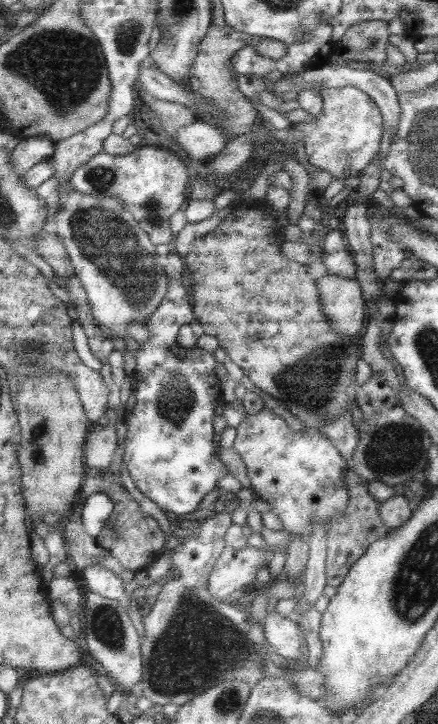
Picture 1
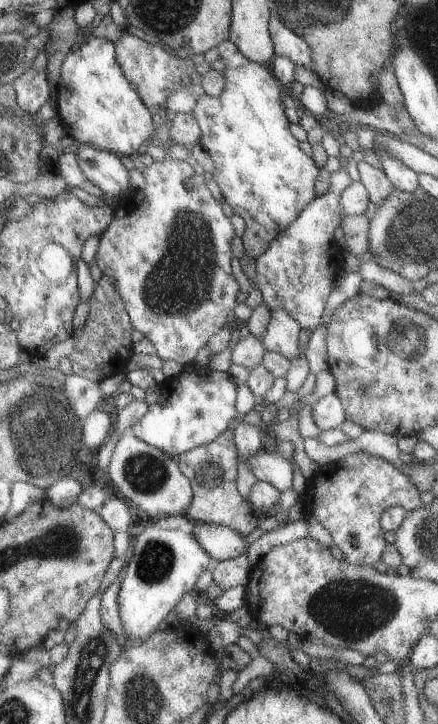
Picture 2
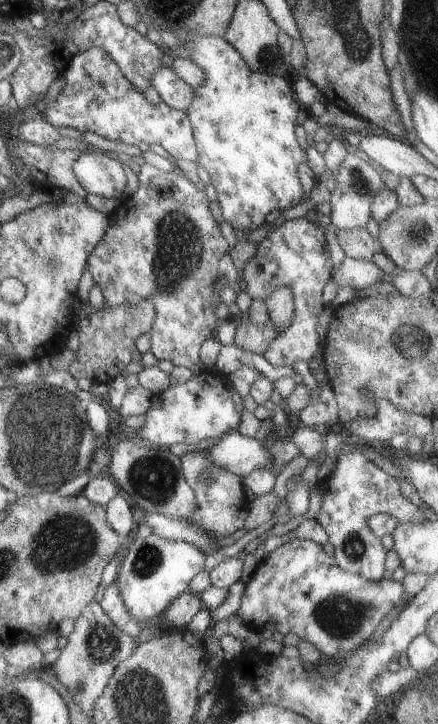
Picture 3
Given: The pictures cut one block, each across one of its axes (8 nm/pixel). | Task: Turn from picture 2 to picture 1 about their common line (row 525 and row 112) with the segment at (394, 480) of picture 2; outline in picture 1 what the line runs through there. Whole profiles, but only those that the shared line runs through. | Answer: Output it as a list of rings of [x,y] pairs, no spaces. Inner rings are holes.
[[[351,87],[339,89],[318,89],[321,98],[322,109],[320,116],[311,117],[309,123],[295,124],[299,126],[301,138],[307,162],[317,170],[322,170],[330,174],[332,179],[357,178],[369,165],[369,162],[376,156],[379,150],[379,140],[381,140],[382,120],[379,110],[373,102],[359,90]]]

